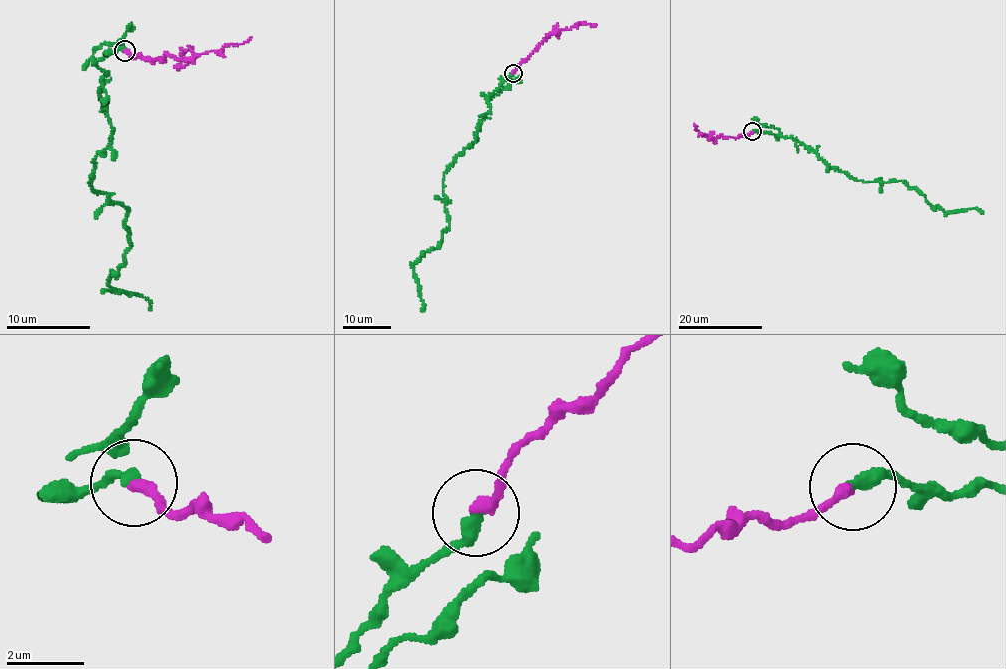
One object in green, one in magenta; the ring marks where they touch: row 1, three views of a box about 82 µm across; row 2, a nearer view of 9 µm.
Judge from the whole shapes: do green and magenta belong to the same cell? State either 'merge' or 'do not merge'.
do not merge

